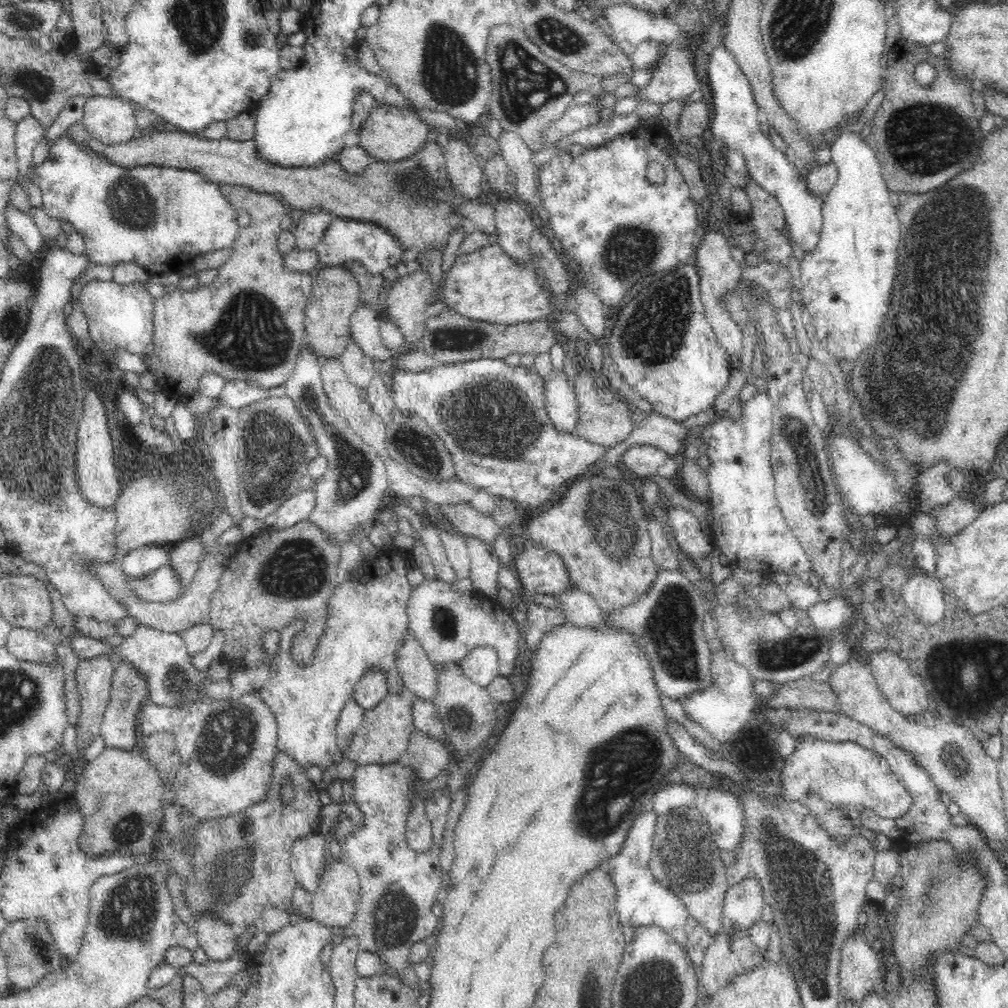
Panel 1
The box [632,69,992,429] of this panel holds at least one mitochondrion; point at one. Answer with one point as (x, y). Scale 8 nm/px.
(924, 140)

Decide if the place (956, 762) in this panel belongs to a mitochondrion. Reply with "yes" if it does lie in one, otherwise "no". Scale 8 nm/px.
yes

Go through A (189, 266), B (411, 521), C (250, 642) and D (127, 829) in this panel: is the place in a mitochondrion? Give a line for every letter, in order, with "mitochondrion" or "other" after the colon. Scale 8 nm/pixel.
A: other
B: other
C: other
D: mitochondrion

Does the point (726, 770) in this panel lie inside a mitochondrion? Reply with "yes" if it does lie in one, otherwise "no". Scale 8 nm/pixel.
no

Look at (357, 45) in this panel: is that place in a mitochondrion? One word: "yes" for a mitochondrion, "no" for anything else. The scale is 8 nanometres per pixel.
no

